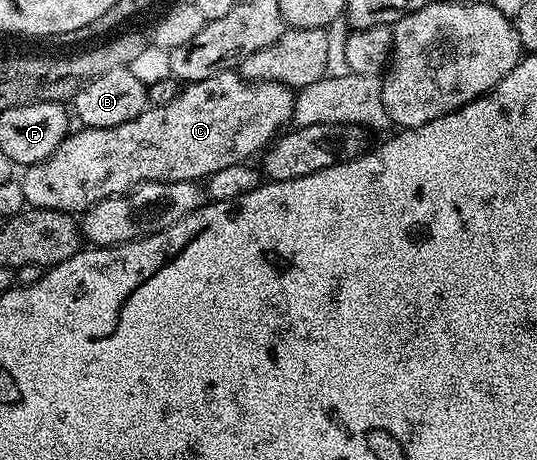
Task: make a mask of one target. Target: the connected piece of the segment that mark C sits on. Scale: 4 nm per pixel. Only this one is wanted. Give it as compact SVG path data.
M239 71L219 72L214 78L202 78L202 82L184 84L180 95L166 106L147 107L138 118L122 122L113 128L85 128L80 132L69 131L58 150L37 164L27 165L24 176L19 177L22 194L26 194L26 205L30 208L62 210L83 214L111 196L120 196L148 180L154 182L178 182L179 180L203 181L226 166L251 161L252 155L263 153L277 134L292 119L296 92L284 84L257 80L249 82Z

